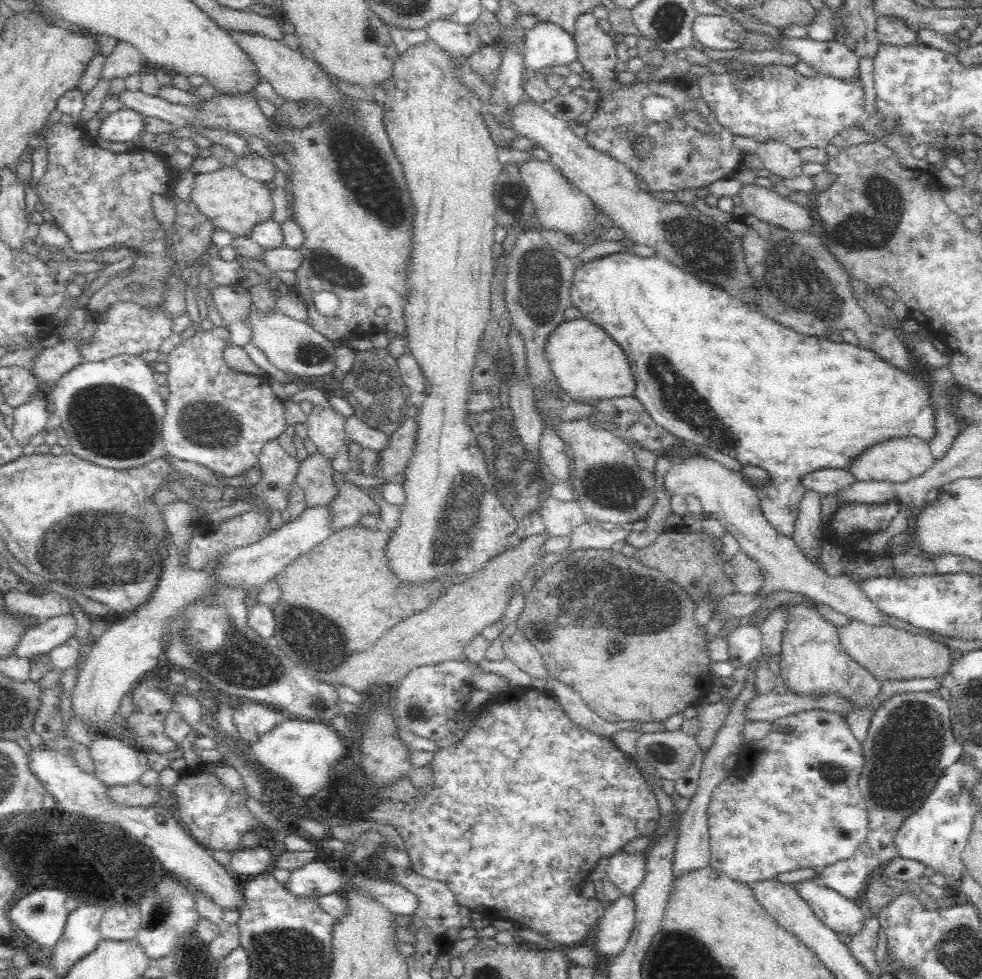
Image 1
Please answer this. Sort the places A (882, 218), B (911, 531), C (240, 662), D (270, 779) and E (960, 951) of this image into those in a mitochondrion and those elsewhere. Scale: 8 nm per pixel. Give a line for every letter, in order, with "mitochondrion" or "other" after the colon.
A: mitochondrion
B: other
C: mitochondrion
D: other
E: mitochondrion

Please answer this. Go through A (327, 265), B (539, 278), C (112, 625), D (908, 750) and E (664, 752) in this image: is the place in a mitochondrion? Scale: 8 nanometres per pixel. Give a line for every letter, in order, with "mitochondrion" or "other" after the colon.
A: mitochondrion
B: mitochondrion
C: other
D: mitochondrion
E: mitochondrion

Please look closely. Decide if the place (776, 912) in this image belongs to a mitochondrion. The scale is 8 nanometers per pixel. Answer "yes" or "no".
no

